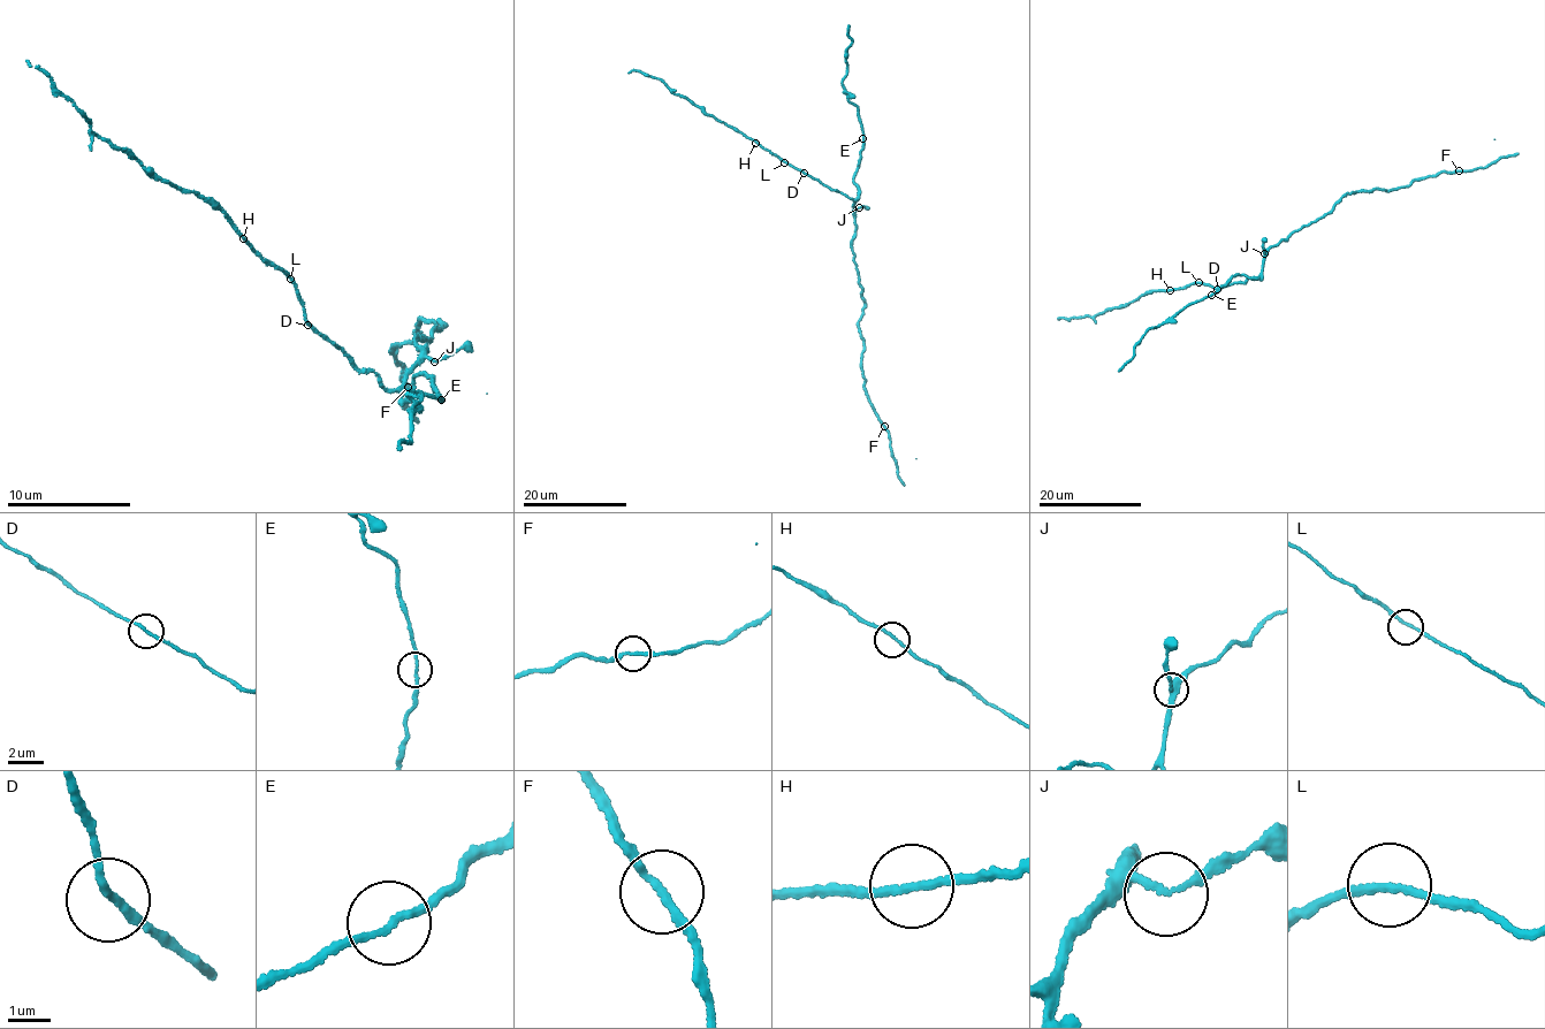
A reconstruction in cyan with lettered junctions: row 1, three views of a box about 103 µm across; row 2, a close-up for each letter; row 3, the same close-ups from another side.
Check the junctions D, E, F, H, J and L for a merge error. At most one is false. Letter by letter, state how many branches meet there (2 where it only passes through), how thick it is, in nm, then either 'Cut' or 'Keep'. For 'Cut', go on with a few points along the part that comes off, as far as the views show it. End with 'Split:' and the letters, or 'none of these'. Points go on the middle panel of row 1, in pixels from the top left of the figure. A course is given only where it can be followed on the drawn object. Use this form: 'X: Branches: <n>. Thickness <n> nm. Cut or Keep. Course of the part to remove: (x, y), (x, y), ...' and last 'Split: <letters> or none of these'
D: Branches: 2. Thickness 170 nm. Keep
E: Branches: 2. Thickness 150 nm. Keep
F: Branches: 2. Thickness 180 nm. Keep
H: Branches: 2. Thickness 170 nm. Keep
J: Branches: 2. Thickness 150 nm. Keep
L: Branches: 2. Thickness 170 nm. Keep
Split: none of these

